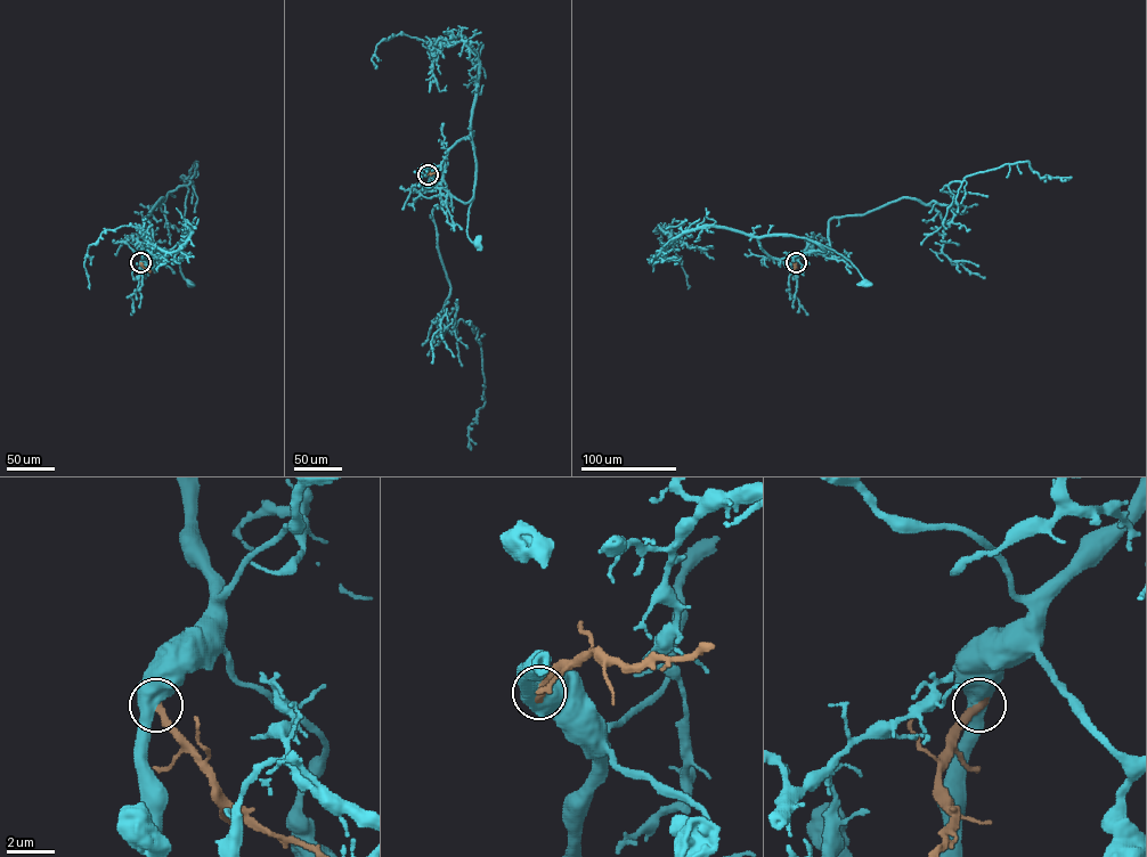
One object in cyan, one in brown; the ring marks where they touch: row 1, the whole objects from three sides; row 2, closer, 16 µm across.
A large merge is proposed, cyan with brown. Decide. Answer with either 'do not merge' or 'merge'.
do not merge

